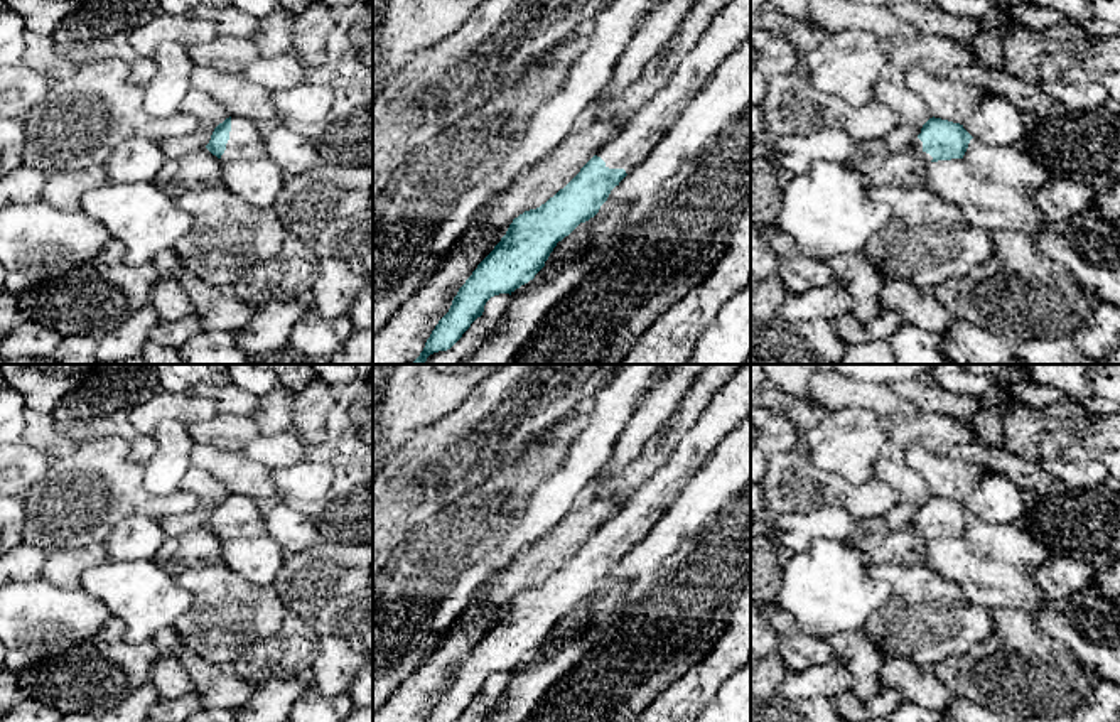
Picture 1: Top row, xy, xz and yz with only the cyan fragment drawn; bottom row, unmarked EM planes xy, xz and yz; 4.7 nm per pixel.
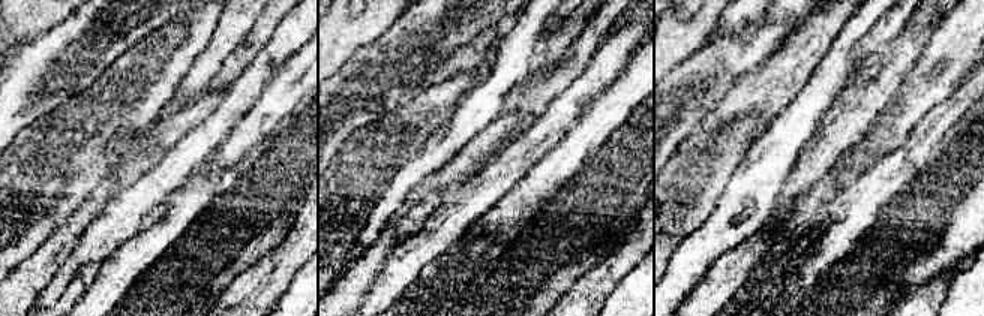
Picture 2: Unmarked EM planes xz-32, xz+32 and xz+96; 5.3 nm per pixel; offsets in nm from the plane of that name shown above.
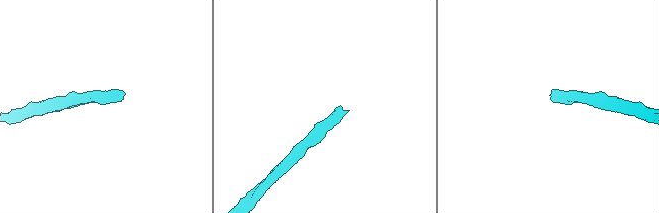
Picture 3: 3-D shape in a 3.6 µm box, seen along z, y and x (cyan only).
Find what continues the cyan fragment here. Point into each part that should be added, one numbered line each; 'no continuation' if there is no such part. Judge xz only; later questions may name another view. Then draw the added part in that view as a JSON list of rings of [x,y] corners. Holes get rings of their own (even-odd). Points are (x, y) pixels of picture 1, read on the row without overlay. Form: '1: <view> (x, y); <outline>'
1: xz (726, 410); [[[744,364],[708,401],[670,461],[631,496],[597,535],[631,552],[681,494],[719,444],[751,413],[751,364]]]

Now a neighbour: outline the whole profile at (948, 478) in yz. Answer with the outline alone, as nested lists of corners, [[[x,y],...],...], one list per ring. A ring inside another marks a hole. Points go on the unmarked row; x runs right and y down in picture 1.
[[[921,445],[906,447],[904,461],[926,481],[934,496],[960,503],[965,503],[973,493],[973,486],[988,474],[987,469],[977,464],[948,455],[936,455]]]

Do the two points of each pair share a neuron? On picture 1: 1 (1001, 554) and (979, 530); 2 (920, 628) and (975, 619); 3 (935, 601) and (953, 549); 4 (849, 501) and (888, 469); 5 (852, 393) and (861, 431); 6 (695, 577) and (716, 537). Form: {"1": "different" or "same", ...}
{"1": "same", "2": "same", "3": "different", "4": "different", "5": "different", "6": "same"}

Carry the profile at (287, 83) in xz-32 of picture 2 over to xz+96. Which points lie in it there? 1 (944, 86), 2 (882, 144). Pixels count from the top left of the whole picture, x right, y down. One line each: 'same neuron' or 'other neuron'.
1: other neuron
2: other neuron

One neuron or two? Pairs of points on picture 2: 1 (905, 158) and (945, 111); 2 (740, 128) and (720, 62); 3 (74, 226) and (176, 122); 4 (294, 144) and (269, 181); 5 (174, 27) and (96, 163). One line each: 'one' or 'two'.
1: one
2: two
3: one
4: one
5: one

